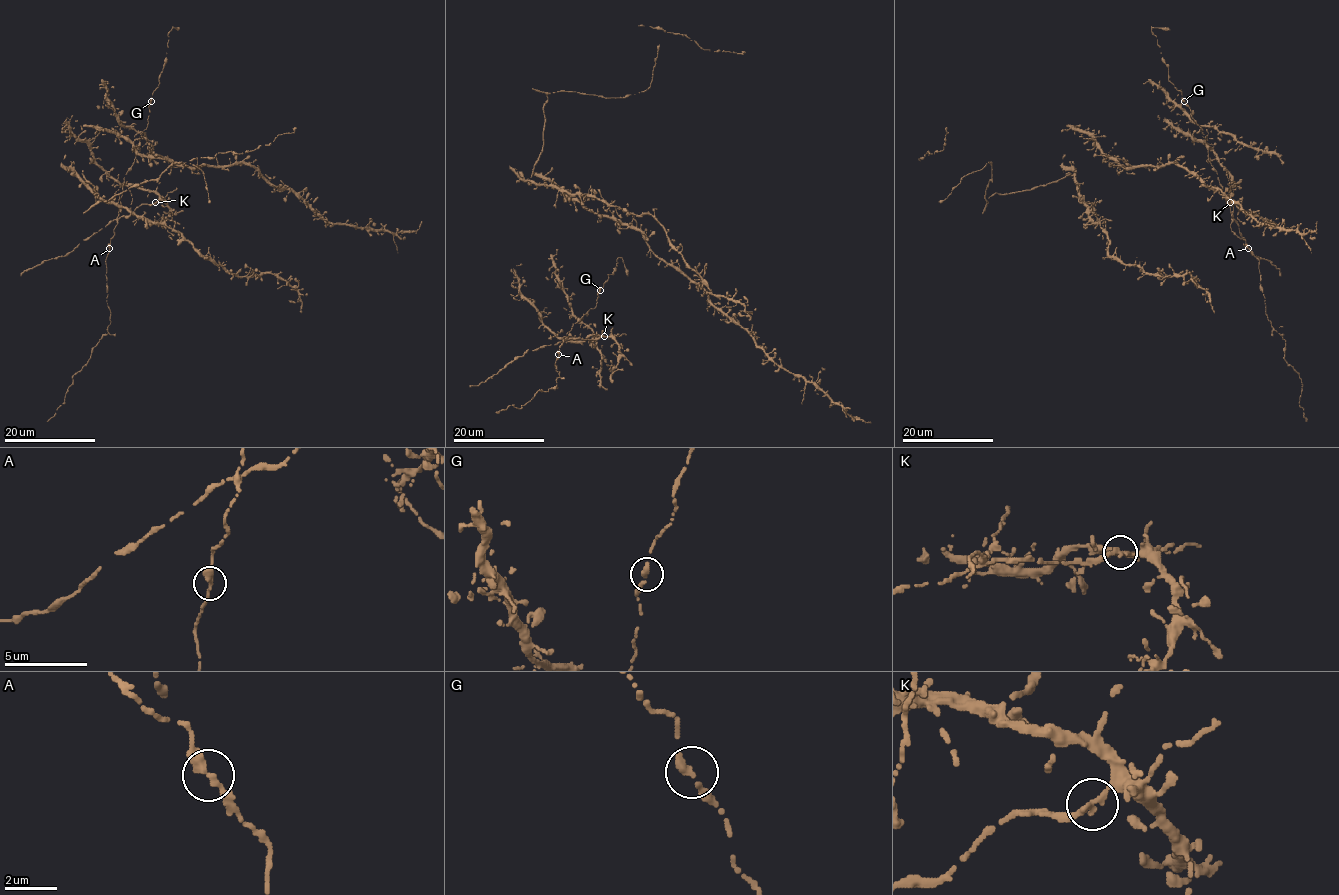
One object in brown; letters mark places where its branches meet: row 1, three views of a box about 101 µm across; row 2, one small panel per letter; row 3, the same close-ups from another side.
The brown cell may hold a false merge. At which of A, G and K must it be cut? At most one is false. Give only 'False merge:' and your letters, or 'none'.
False merge: K

